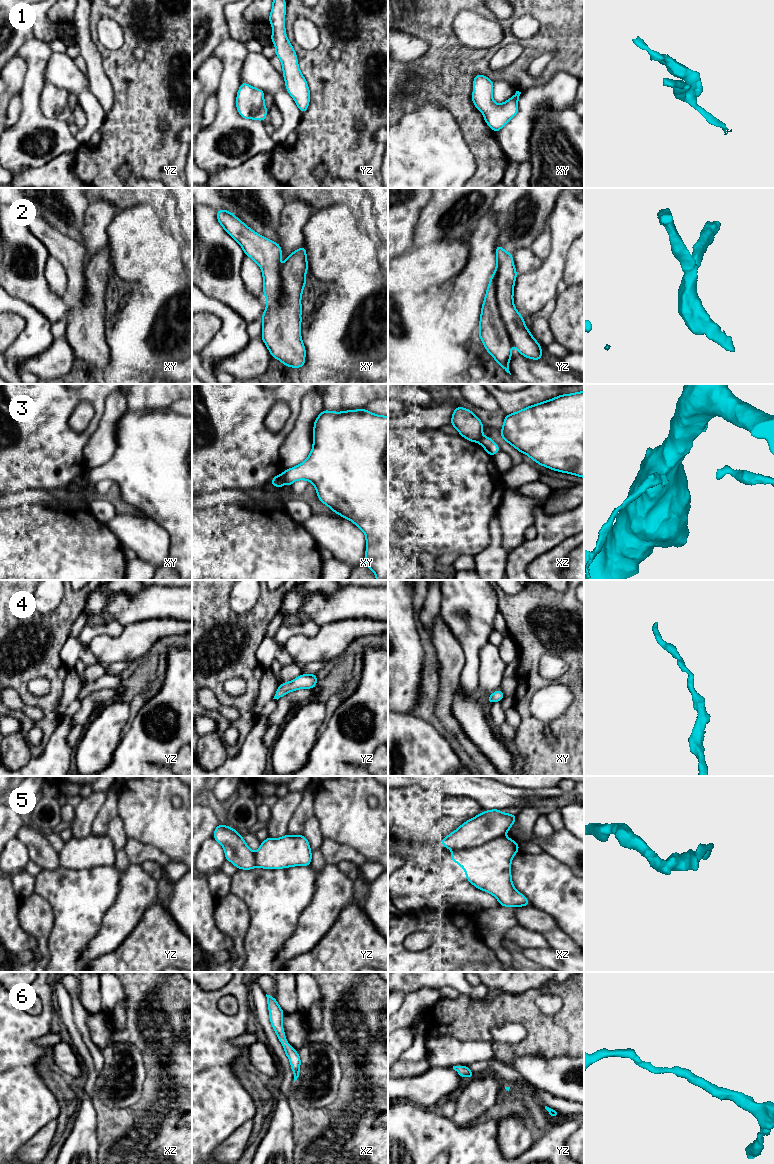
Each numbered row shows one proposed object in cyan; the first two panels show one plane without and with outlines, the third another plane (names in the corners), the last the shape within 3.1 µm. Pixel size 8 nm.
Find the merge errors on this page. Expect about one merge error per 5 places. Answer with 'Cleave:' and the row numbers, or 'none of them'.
Cleave: 3

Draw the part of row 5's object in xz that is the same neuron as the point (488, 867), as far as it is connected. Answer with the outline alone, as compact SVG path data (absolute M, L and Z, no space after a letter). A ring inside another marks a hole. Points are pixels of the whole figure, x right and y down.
M499 809L487 810L464 822L440 843L452 849L451 859L462 866L467 880L497 898L500 906L530 905L513 886L511 860L519 844L503 835L517 816Z

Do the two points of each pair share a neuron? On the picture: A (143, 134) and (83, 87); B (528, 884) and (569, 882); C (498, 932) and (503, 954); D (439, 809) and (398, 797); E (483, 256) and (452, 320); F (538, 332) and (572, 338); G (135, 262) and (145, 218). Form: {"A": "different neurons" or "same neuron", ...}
{"A": "different neurons", "B": "same neuron", "C": "same neuron", "D": "same neuron", "E": "same neuron", "F": "different neurons", "G": "same neuron"}

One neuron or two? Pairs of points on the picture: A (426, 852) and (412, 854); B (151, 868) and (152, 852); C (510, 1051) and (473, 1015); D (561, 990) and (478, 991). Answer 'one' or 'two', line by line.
A: one
B: two
C: one
D: two

